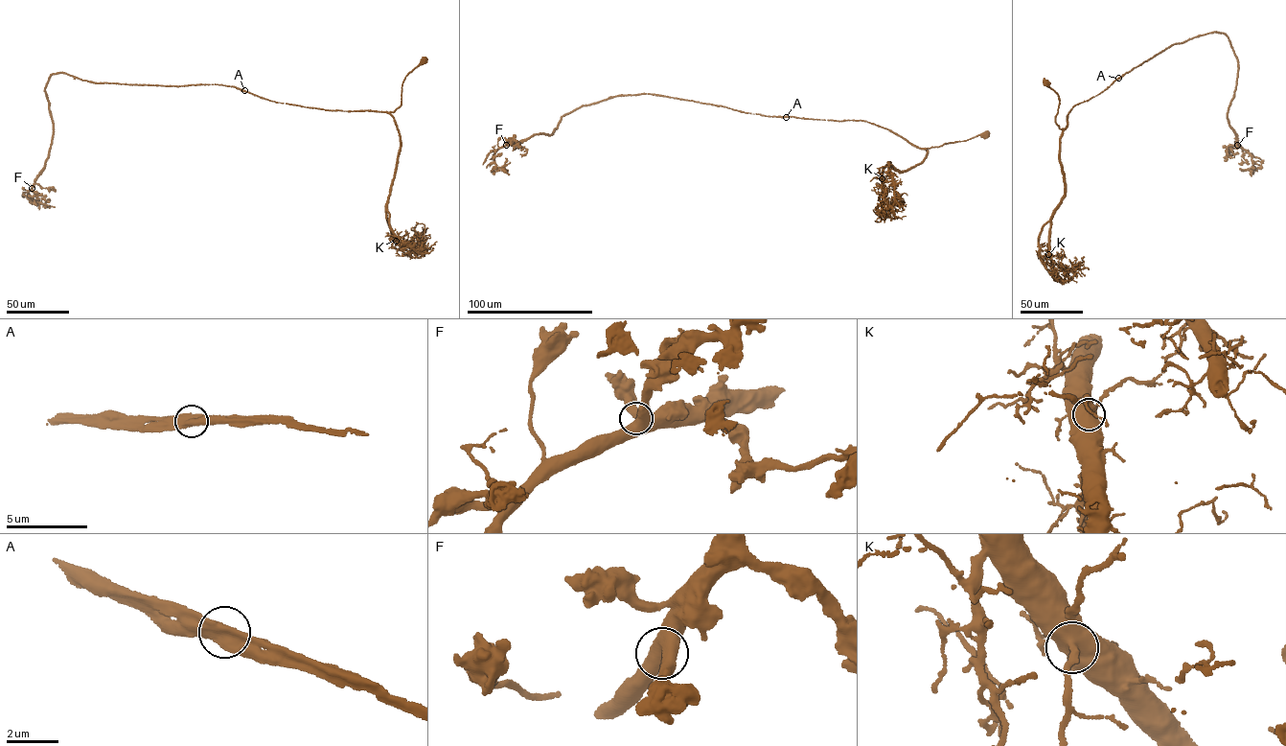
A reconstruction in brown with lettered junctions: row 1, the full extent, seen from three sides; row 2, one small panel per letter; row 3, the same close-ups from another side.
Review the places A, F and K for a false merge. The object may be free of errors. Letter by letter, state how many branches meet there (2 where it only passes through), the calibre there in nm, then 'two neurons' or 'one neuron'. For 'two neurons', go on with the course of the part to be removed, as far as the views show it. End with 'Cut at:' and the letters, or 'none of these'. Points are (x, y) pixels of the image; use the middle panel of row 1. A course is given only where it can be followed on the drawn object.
A: 2 | 550 nm | two neurons | (786, 117), (772, 116)
F: 2 | 600 nm | one neuron
K: 2 | 480 nm | one neuron
Cut at: A

